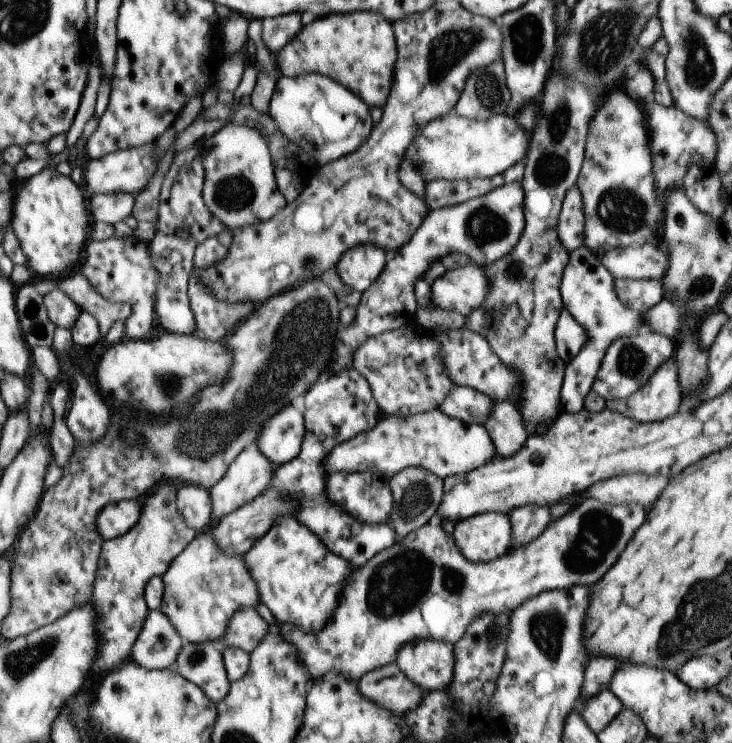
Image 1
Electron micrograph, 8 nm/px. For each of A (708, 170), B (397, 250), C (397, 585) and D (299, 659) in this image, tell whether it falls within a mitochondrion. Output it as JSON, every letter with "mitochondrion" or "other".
{"A":"other","B":"other","C":"mitochondrion","D":"other"}

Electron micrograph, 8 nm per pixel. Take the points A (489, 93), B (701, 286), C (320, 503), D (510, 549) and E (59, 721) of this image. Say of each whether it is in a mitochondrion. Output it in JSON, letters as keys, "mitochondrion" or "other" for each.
{"A":"mitochondrion","B":"mitochondrion","C":"other","D":"other","E":"other"}

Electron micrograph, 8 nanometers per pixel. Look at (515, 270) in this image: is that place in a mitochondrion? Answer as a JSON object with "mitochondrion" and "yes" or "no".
{"mitochondrion":"yes"}

